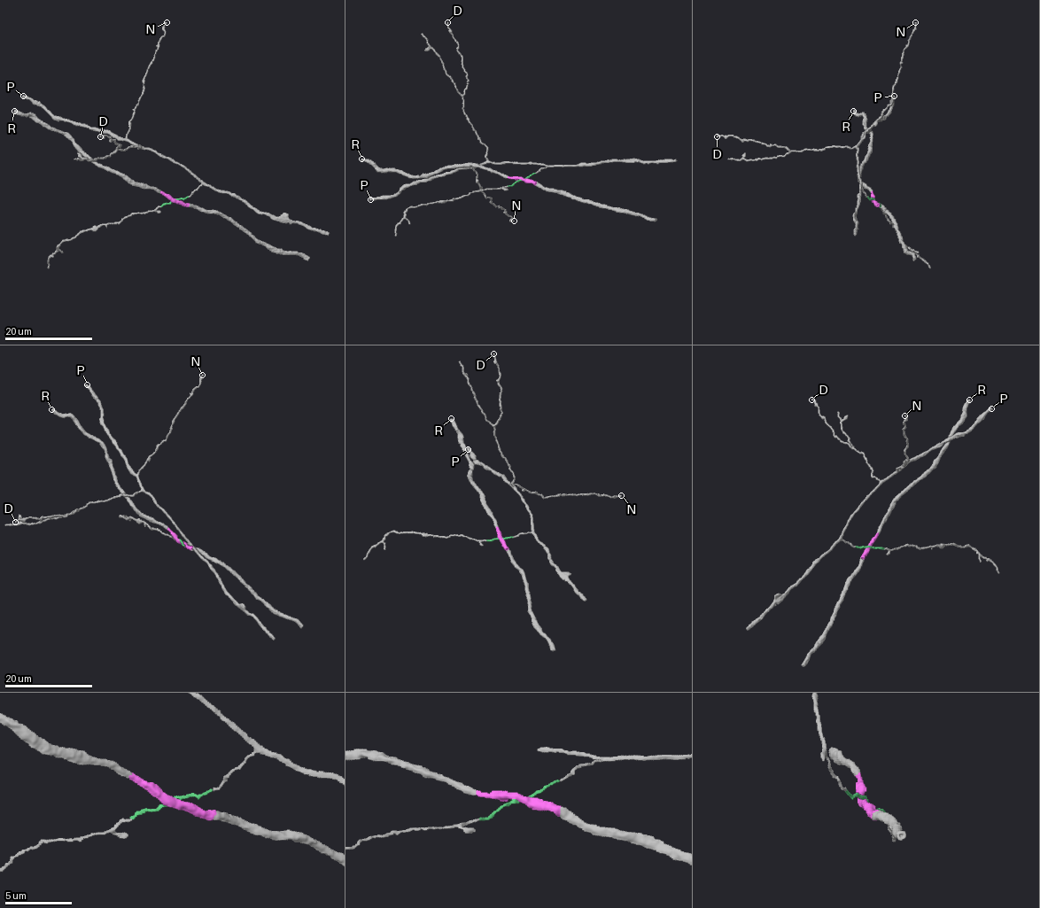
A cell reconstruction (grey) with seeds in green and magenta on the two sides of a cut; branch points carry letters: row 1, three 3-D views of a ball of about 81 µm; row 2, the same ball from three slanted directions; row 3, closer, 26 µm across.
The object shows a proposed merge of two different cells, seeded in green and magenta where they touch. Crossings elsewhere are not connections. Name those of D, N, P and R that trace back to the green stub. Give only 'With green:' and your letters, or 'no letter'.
With green: D, N, P

